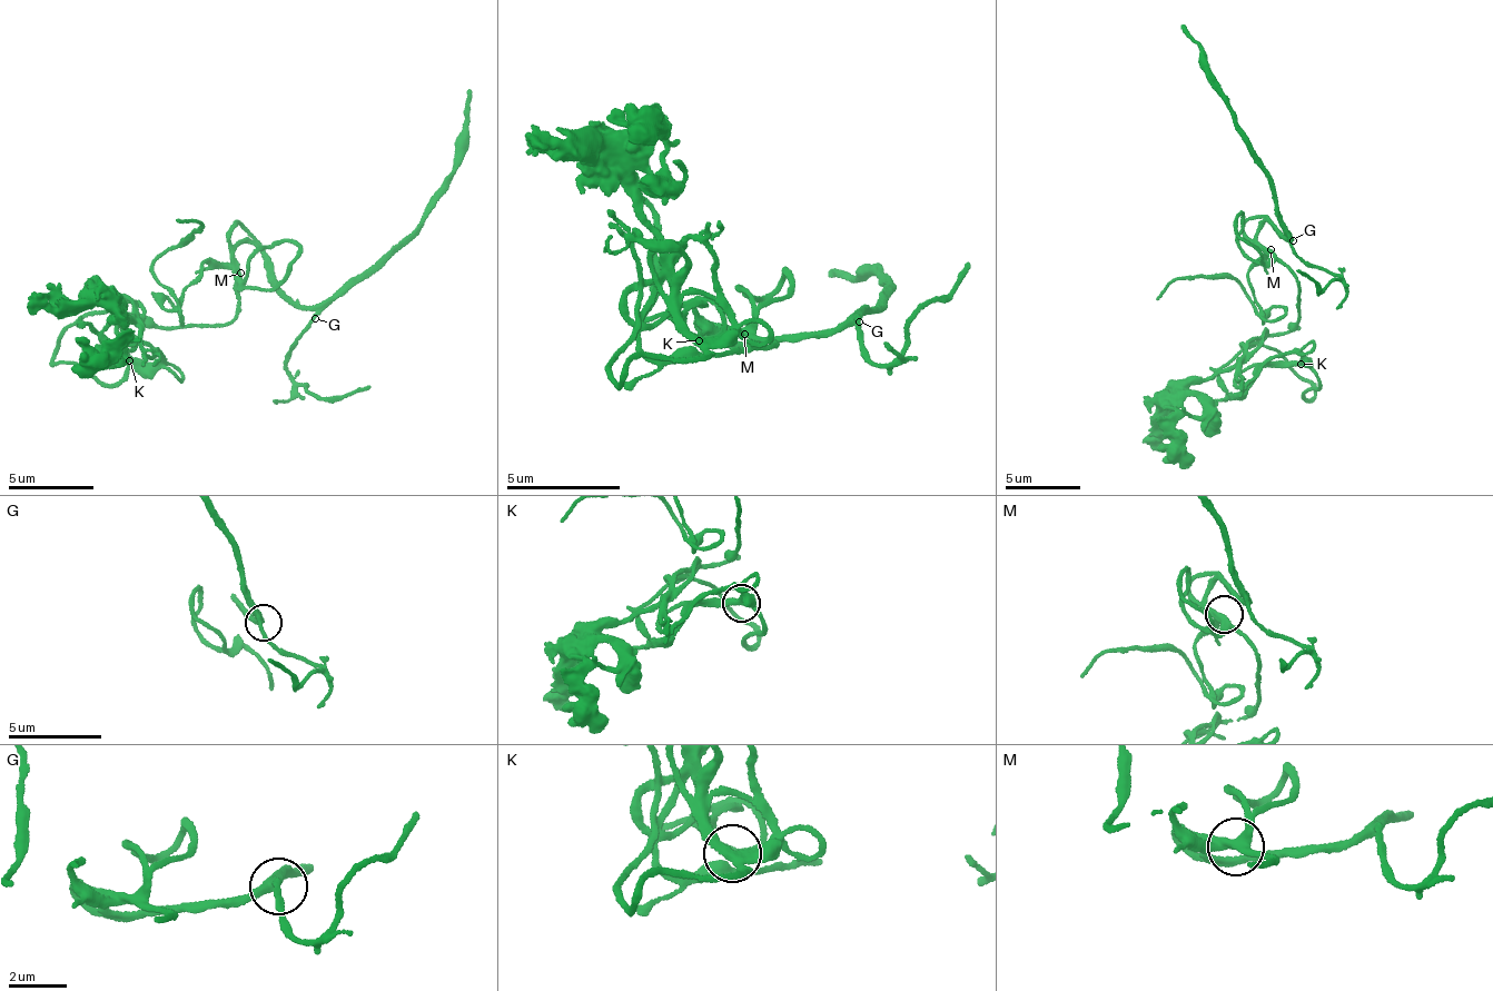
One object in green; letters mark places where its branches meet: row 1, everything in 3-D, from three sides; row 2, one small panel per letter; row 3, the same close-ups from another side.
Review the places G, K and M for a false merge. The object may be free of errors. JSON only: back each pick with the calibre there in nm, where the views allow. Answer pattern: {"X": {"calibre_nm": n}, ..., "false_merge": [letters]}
{"false_merge": []}

